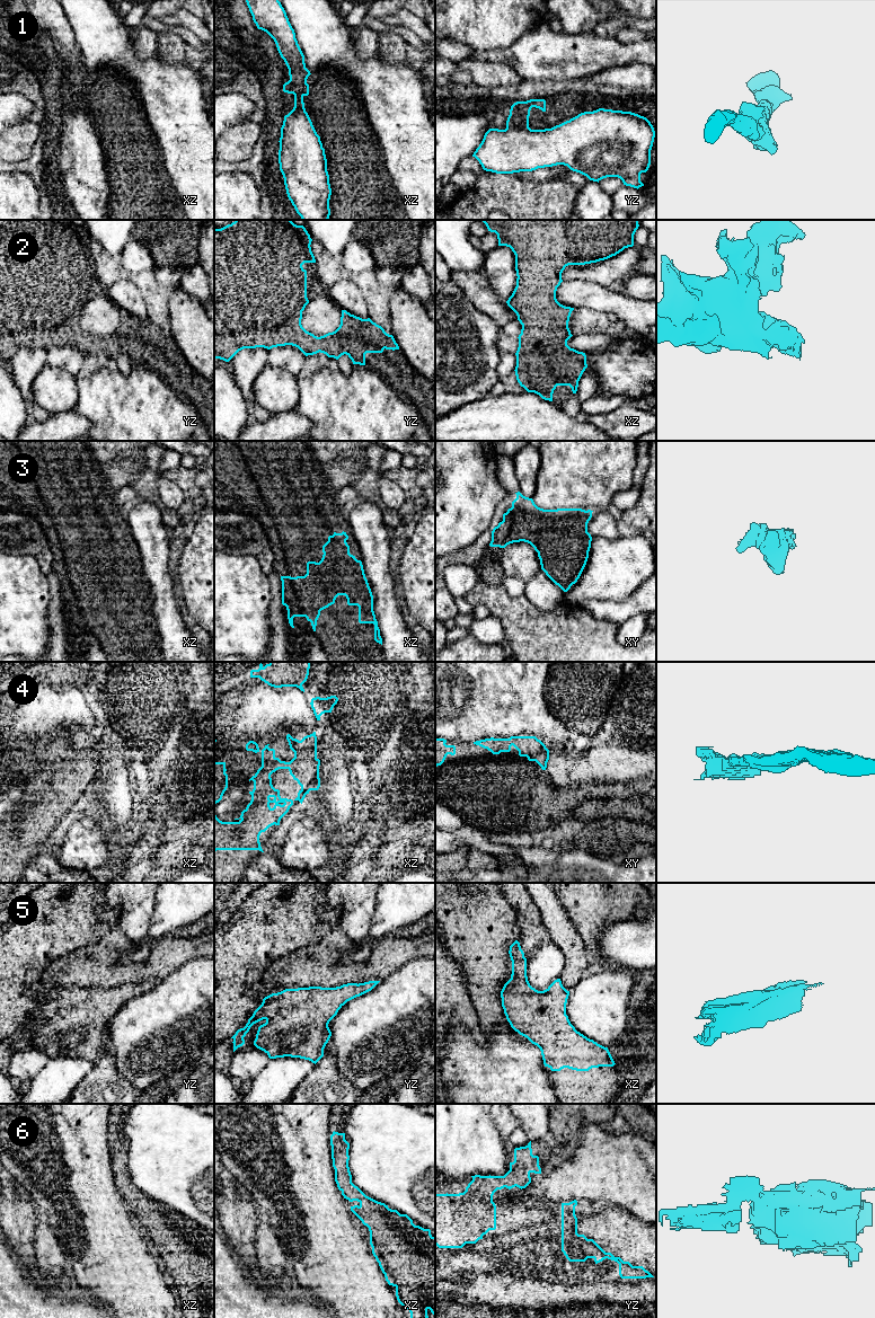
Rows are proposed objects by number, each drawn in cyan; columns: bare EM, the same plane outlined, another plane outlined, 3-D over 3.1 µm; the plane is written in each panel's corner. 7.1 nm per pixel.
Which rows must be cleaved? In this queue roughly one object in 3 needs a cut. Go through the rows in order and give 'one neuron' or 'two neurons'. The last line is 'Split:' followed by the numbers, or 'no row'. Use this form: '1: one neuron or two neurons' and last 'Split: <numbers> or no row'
1: two neurons
2: one neuron
3: one neuron
4: one neuron
5: one neuron
6: one neuron
Split: 1

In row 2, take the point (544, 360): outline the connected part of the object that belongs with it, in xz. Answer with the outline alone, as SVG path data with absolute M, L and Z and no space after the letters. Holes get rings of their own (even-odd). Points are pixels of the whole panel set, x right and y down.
M481 220L488 231L495 232L498 246L506 246L515 255L516 286L506 301L516 313L522 325L519 335L519 347L515 353L515 375L521 387L534 392L542 399L553 401L557 386L569 386L576 393L578 381L587 368L586 355L571 348L567 340L573 336L568 321L574 308L560 304L556 299L557 288L563 282L562 273L568 265L585 265L616 256L625 248L634 246L634 235L638 229L638 220Z

